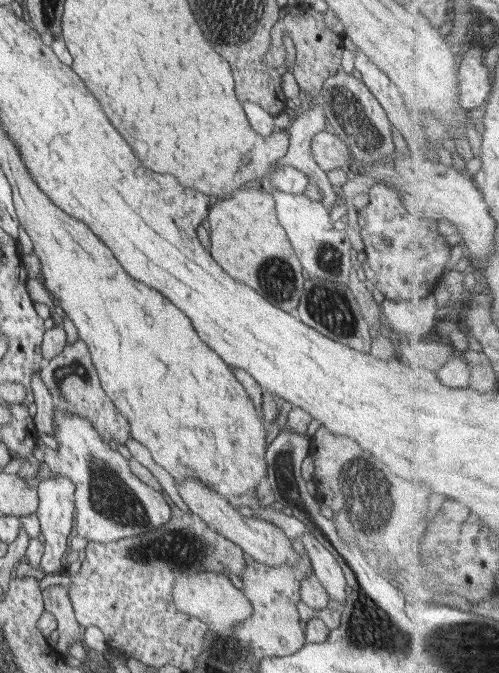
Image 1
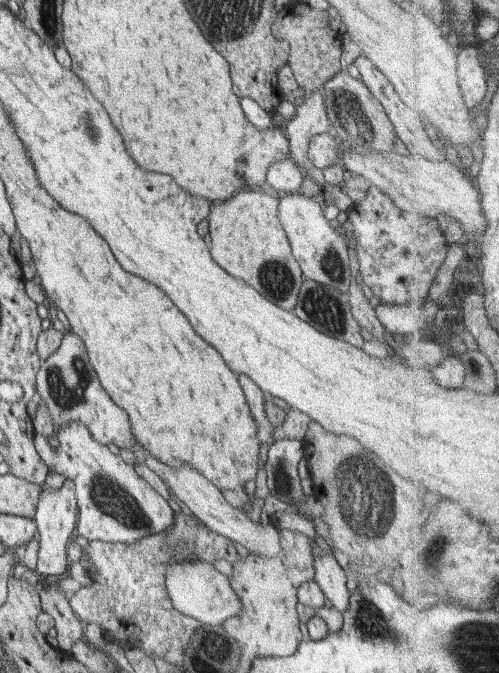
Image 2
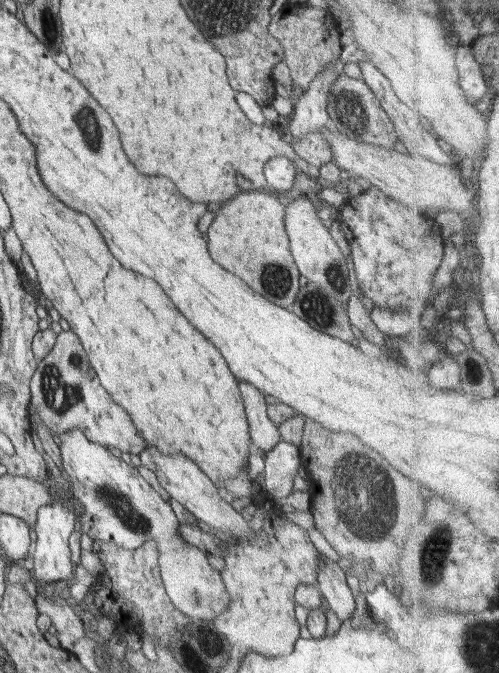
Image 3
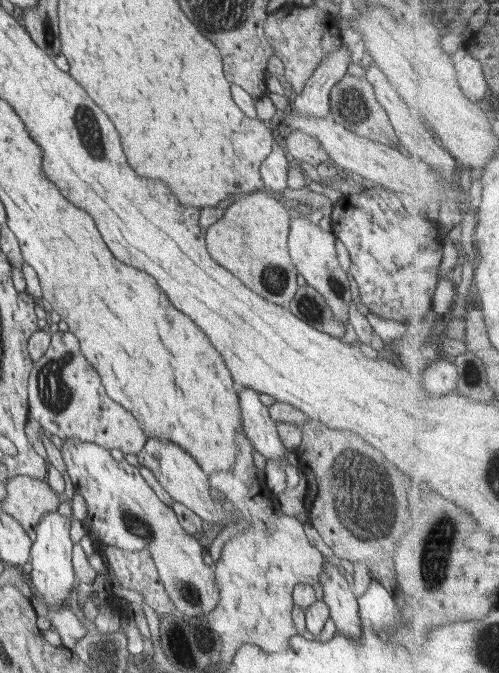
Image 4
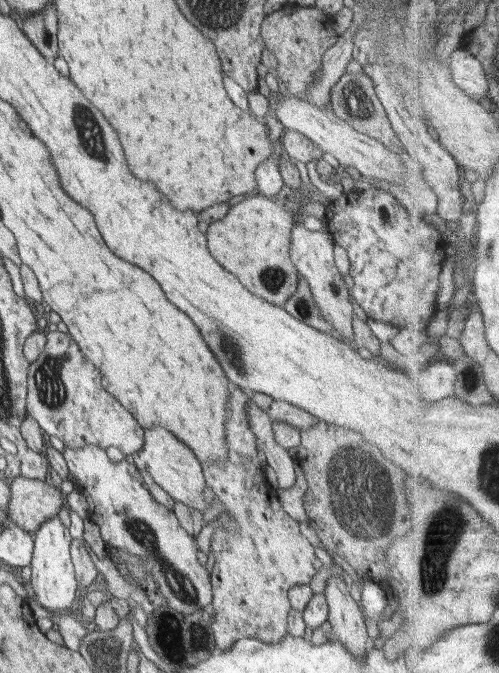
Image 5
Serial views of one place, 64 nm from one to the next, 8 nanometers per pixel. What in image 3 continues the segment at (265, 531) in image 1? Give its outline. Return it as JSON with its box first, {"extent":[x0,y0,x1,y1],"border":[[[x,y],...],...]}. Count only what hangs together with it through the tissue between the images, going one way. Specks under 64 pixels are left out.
{"extent":[139,445,255,539],"border":[[[149,445],[139,453],[139,457],[141,464],[154,472],[168,494],[188,511],[191,511],[197,519],[235,539],[253,538],[255,536],[255,531],[248,525],[248,521],[242,517],[241,512],[237,512],[232,507],[230,499],[208,478],[207,474],[200,470],[200,467],[193,460],[186,458],[179,452],[162,454],[155,446]]]}

